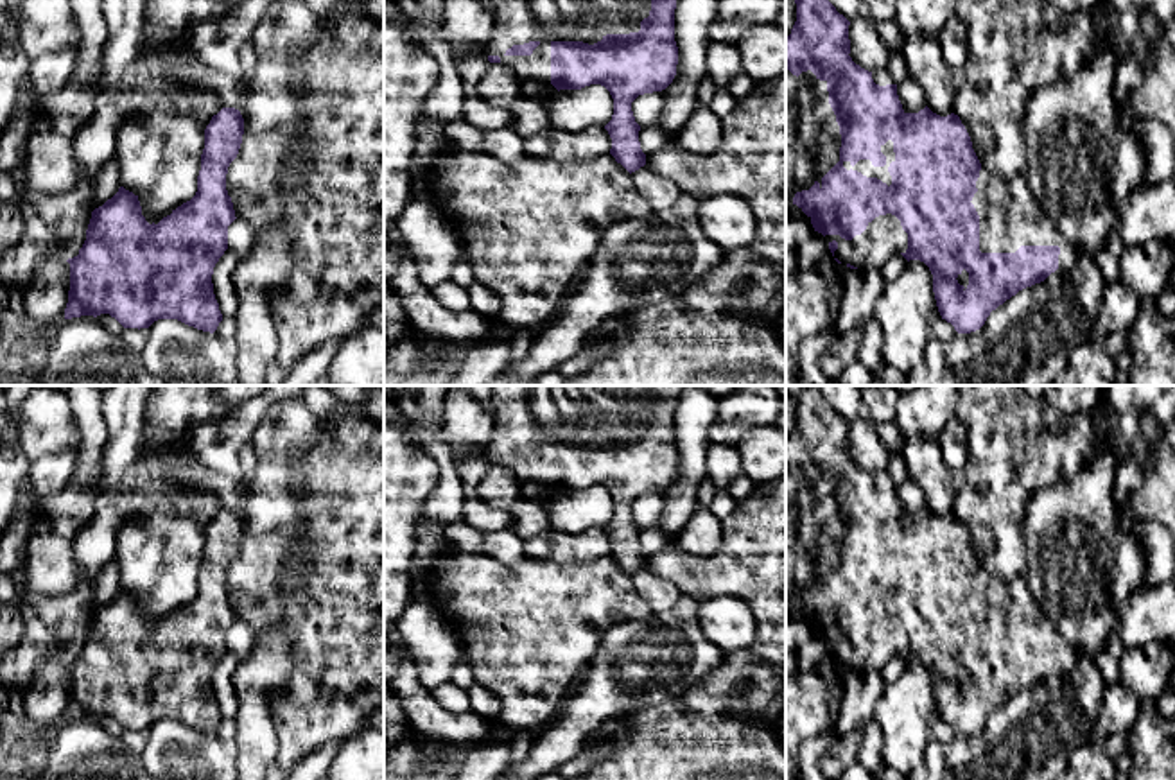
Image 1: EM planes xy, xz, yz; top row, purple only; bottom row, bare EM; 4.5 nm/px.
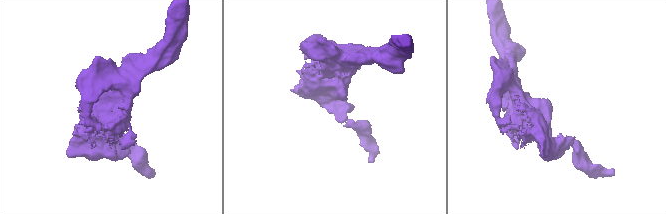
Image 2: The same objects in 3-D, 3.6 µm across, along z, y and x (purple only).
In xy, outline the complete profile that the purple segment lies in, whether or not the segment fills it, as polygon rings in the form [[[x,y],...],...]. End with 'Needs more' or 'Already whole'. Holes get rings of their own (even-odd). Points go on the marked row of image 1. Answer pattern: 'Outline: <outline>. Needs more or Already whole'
Outline: [[[222,108],[205,129],[205,149],[196,195],[158,224],[142,215],[138,195],[124,186],[91,212],[79,255],[68,258],[70,290],[65,319],[109,314],[124,328],[149,328],[158,319],[178,319],[213,334],[222,321],[212,274],[228,249],[228,226],[237,219],[226,190],[230,163],[237,158],[244,118],[235,108]]]. Already whole

